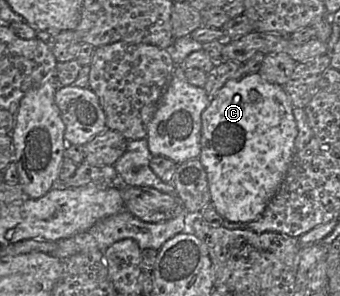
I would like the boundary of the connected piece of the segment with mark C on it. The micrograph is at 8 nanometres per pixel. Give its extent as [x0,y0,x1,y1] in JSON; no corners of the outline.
[199,73,298,224]

